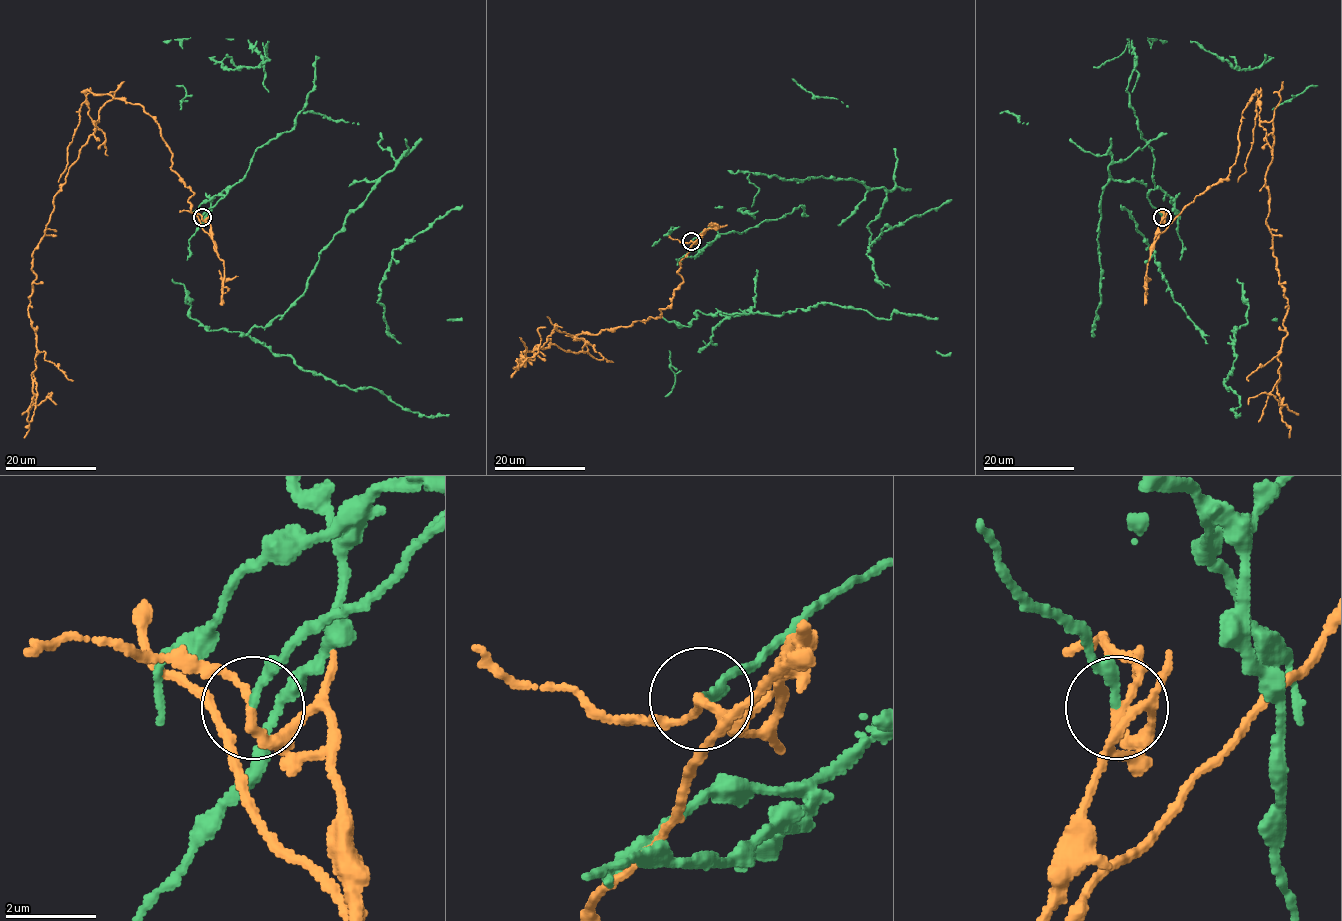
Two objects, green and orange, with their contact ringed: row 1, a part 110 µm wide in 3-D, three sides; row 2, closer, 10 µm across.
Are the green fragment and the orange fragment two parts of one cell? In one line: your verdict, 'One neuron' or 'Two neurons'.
Two neurons

